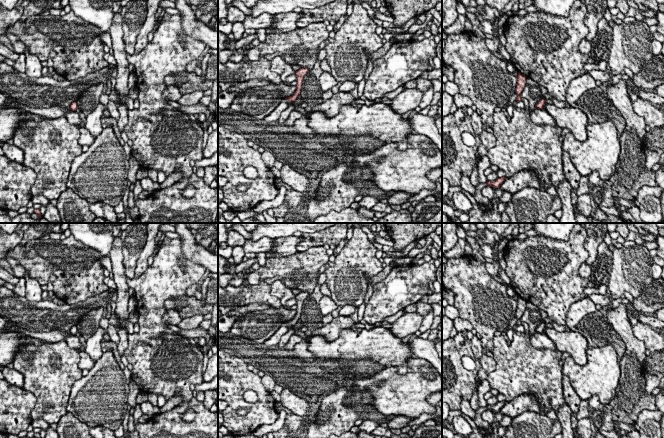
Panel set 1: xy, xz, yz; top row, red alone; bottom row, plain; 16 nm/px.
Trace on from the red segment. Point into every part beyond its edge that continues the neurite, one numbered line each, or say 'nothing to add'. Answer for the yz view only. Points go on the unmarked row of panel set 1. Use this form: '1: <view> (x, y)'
1: yz (478, 420)

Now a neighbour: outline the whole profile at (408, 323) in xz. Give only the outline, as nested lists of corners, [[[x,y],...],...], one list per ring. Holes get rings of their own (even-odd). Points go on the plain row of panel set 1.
[[[406,312],[399,317],[389,328],[396,337],[404,338],[410,334],[414,334],[419,330],[424,316],[416,312]]]

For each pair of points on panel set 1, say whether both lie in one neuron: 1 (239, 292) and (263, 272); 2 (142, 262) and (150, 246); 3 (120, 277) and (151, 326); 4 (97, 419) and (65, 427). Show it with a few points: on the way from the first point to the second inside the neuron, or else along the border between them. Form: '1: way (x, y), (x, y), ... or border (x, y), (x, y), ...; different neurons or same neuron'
1: border (246, 274), (250, 284), (263, 281); different neurons
2: way (143, 258), (148, 250); same neuron
3: border (127, 278), (129, 287); different neurons
4: border (67, 411), (71, 412), (89, 427); different neurons

